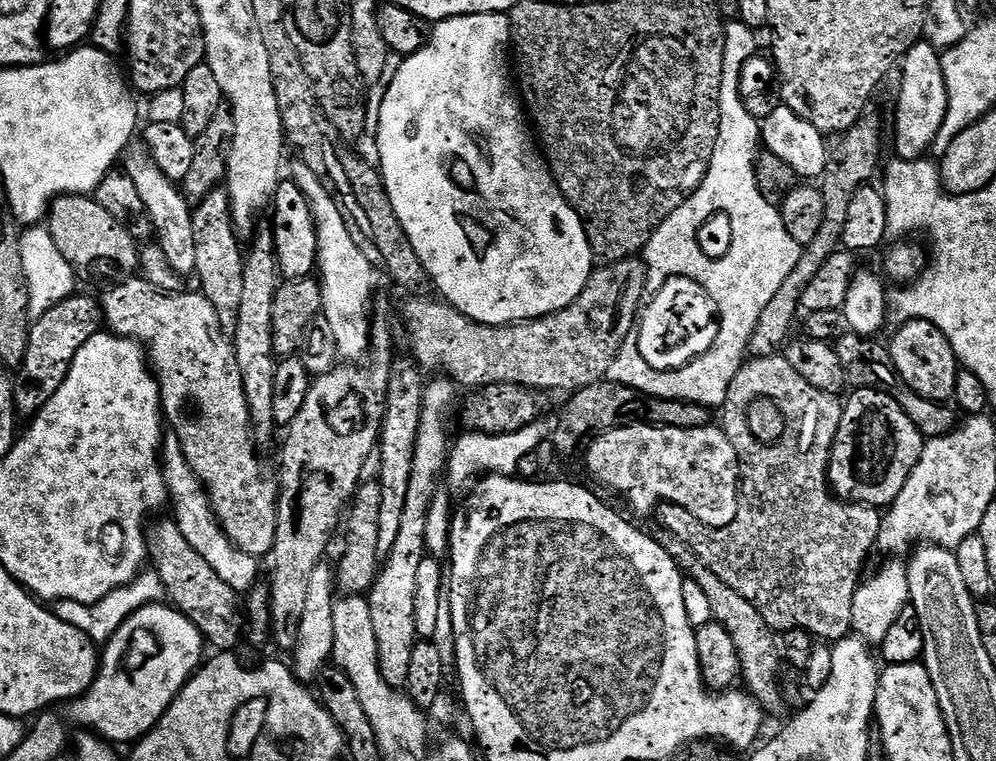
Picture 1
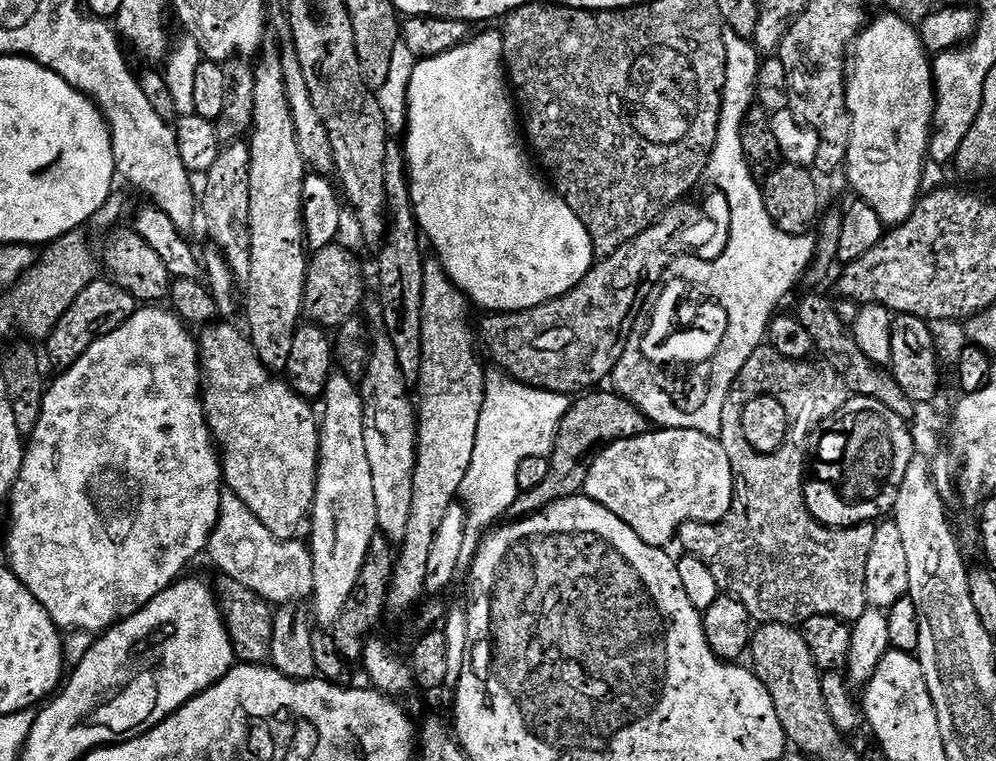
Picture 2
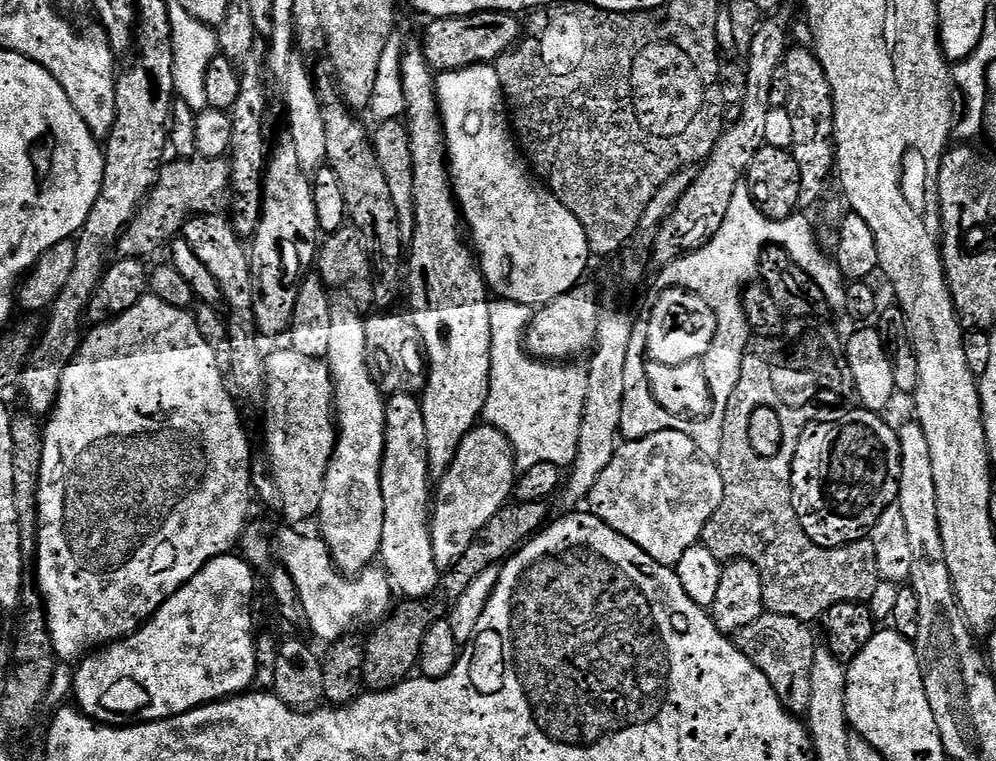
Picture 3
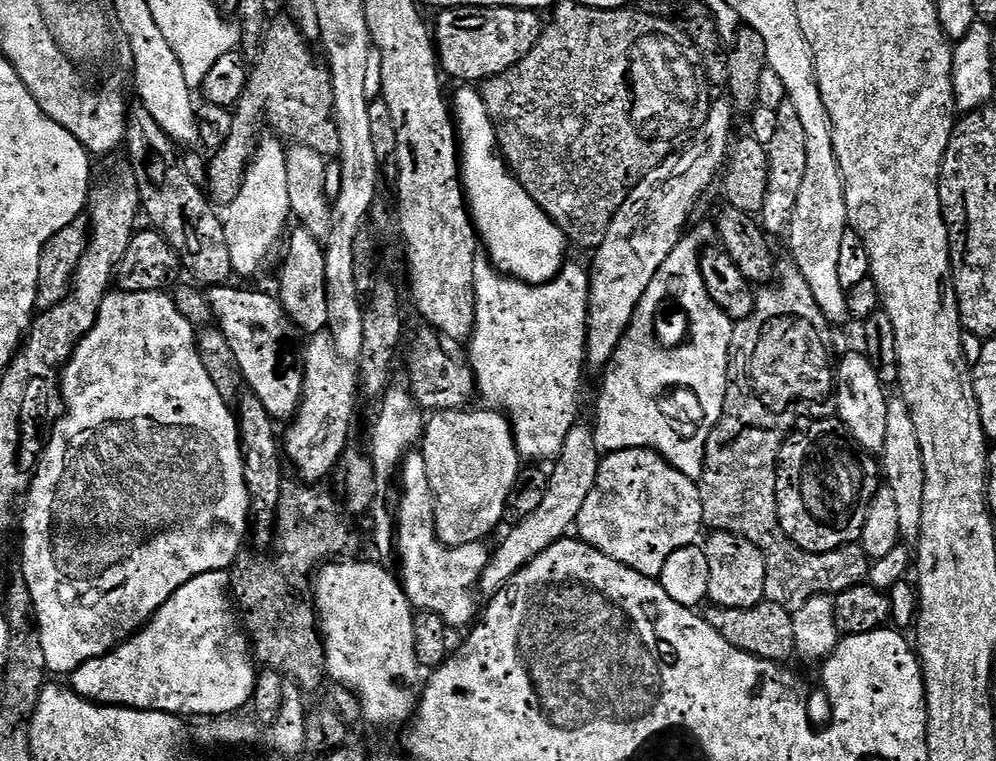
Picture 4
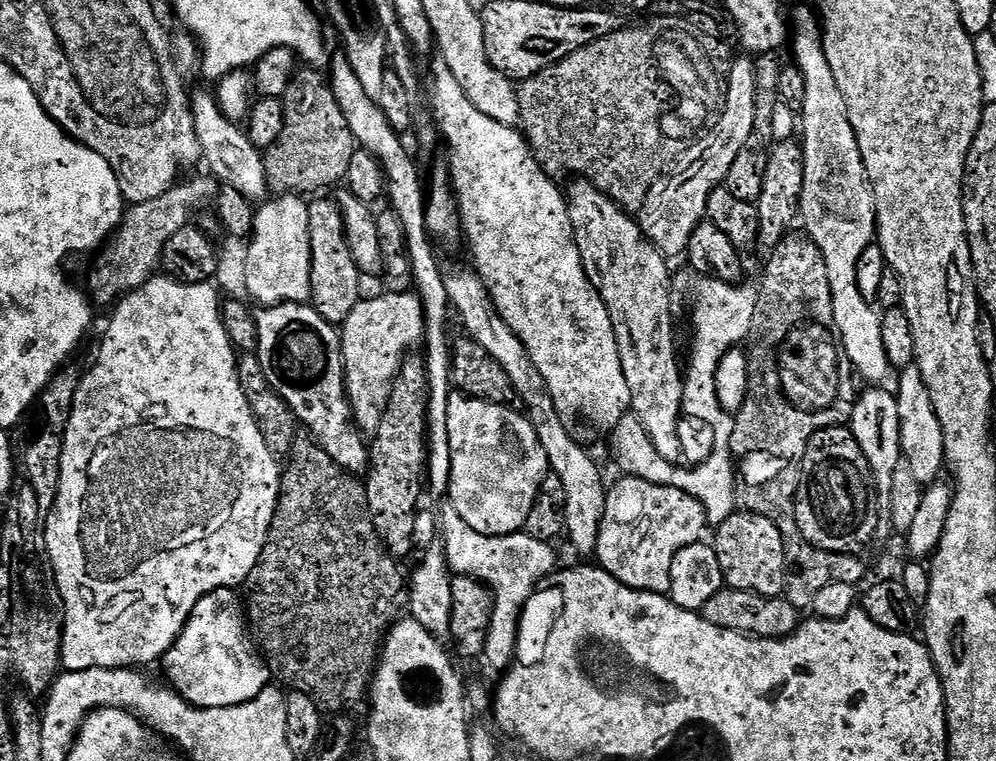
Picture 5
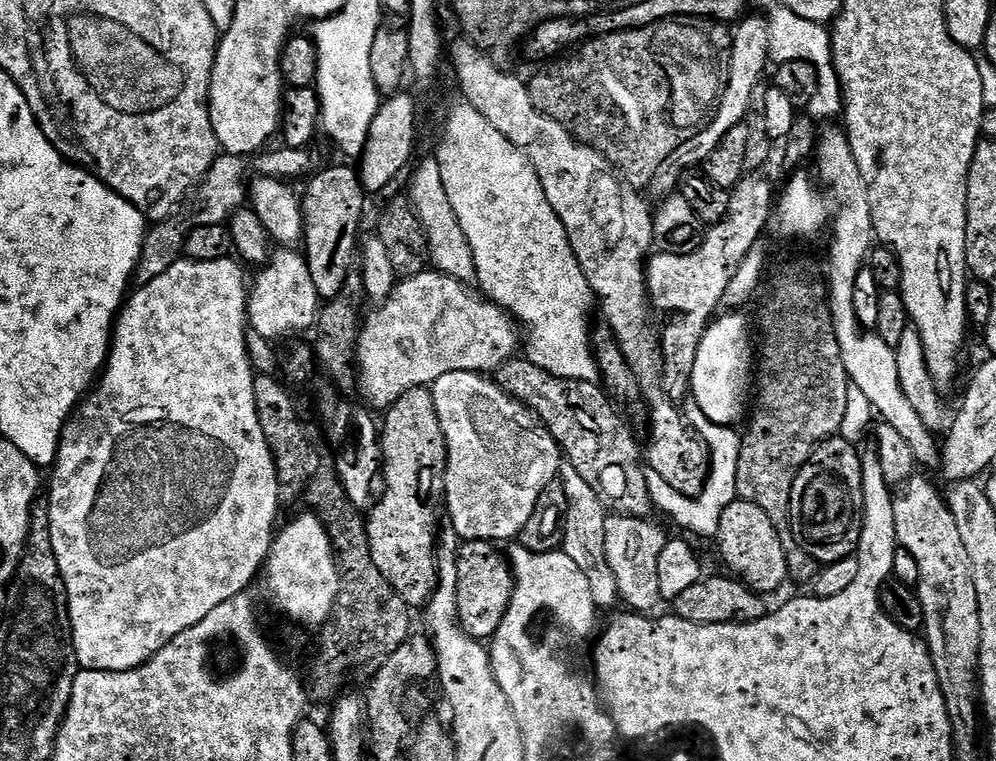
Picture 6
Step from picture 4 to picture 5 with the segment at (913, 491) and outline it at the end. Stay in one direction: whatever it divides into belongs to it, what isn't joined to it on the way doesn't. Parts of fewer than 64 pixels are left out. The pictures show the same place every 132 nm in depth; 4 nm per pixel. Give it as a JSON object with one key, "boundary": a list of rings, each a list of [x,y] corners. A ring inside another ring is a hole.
{"boundary":[[[914,364],[905,365],[902,369],[904,370],[898,380],[898,388],[894,390],[898,410],[901,463],[919,485],[927,486],[939,479],[939,472],[944,468],[944,437],[920,369]]]}

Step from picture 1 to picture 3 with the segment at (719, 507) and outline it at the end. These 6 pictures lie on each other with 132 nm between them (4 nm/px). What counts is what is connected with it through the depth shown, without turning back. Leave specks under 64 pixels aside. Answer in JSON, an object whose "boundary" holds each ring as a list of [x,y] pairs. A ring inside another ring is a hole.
{"boundary":[[[661,430],[641,440],[621,443],[613,460],[602,470],[586,499],[589,509],[618,534],[624,535],[655,562],[675,566],[691,547],[698,544],[703,528],[724,498],[722,474],[711,459],[705,458],[696,442],[678,430]]]}

